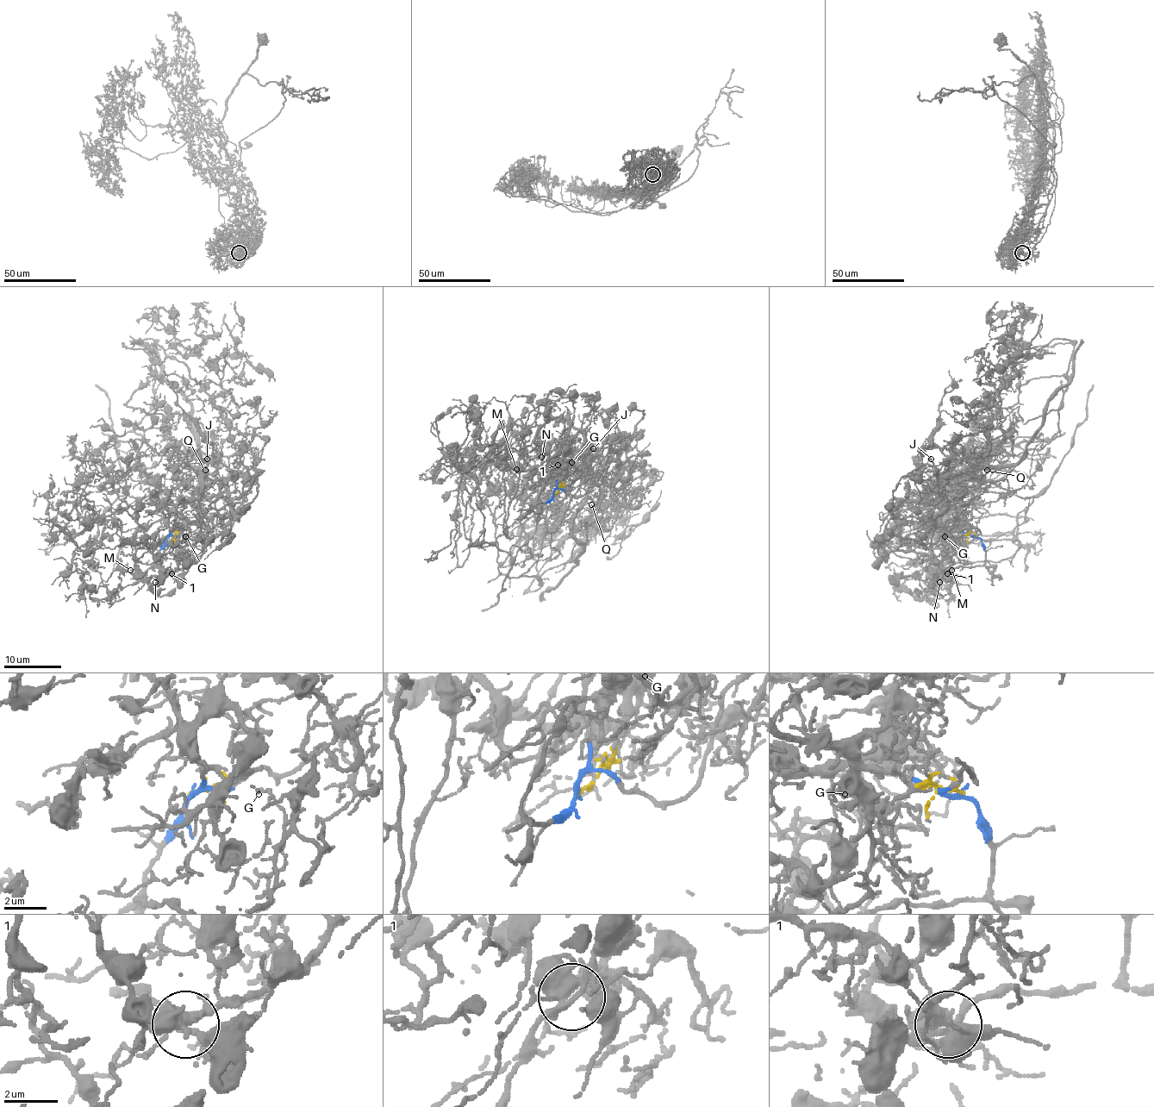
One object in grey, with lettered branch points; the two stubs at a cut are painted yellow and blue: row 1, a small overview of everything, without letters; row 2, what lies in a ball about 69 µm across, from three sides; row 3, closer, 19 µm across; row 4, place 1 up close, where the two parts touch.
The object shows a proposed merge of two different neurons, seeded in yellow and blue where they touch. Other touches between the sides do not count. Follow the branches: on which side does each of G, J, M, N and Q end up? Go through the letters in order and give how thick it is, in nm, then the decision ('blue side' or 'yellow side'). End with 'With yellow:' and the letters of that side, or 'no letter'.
G: 80 nm thick; yellow side
J: 120 nm thick; yellow side
M: 120 nm thick; blue side
N: 120 nm thick; blue side
Q: 90 nm thick; yellow side
With yellow: G, J, Q

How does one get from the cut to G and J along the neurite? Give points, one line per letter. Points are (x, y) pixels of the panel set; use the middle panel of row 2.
G: (553, 495), (568, 476), (564, 471), (564, 463), (572, 462)
J: (553, 495), (568, 476), (568, 465), (576, 456), (583, 437), (586, 453), (582, 458), (575, 452), (594, 449)

